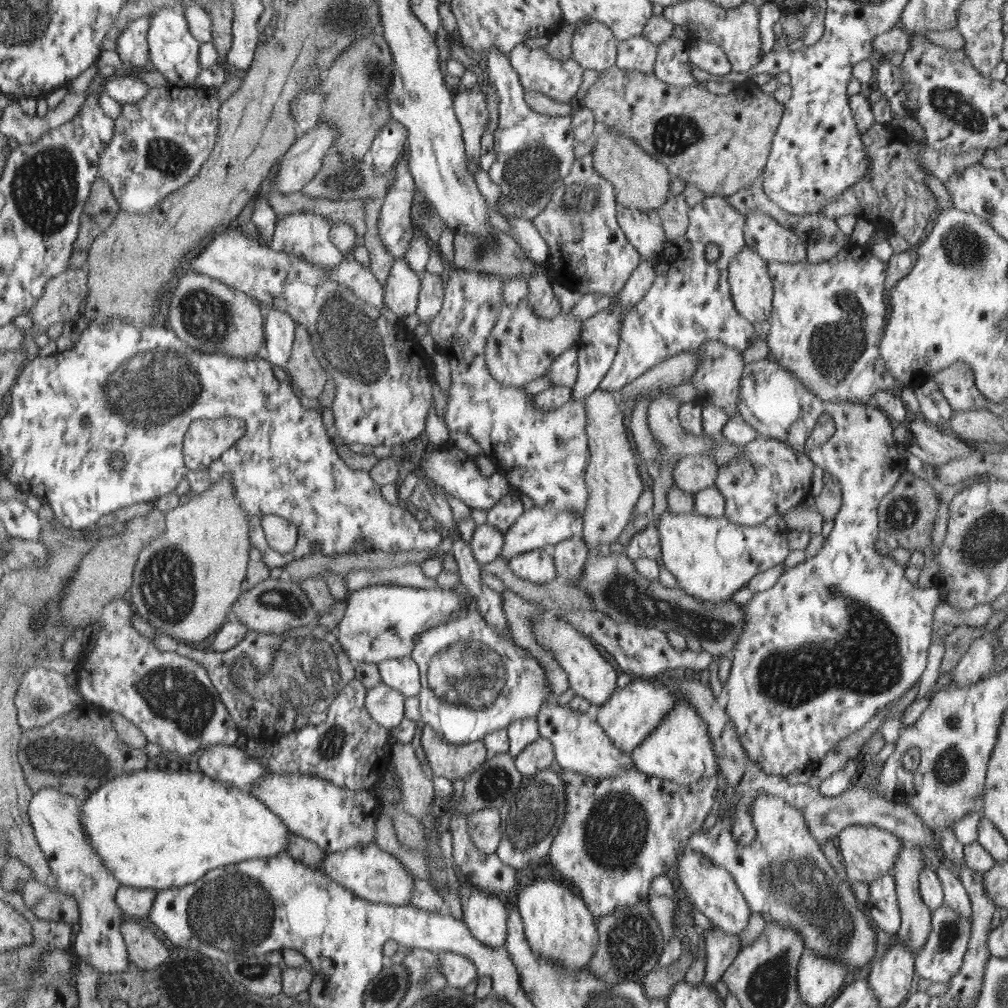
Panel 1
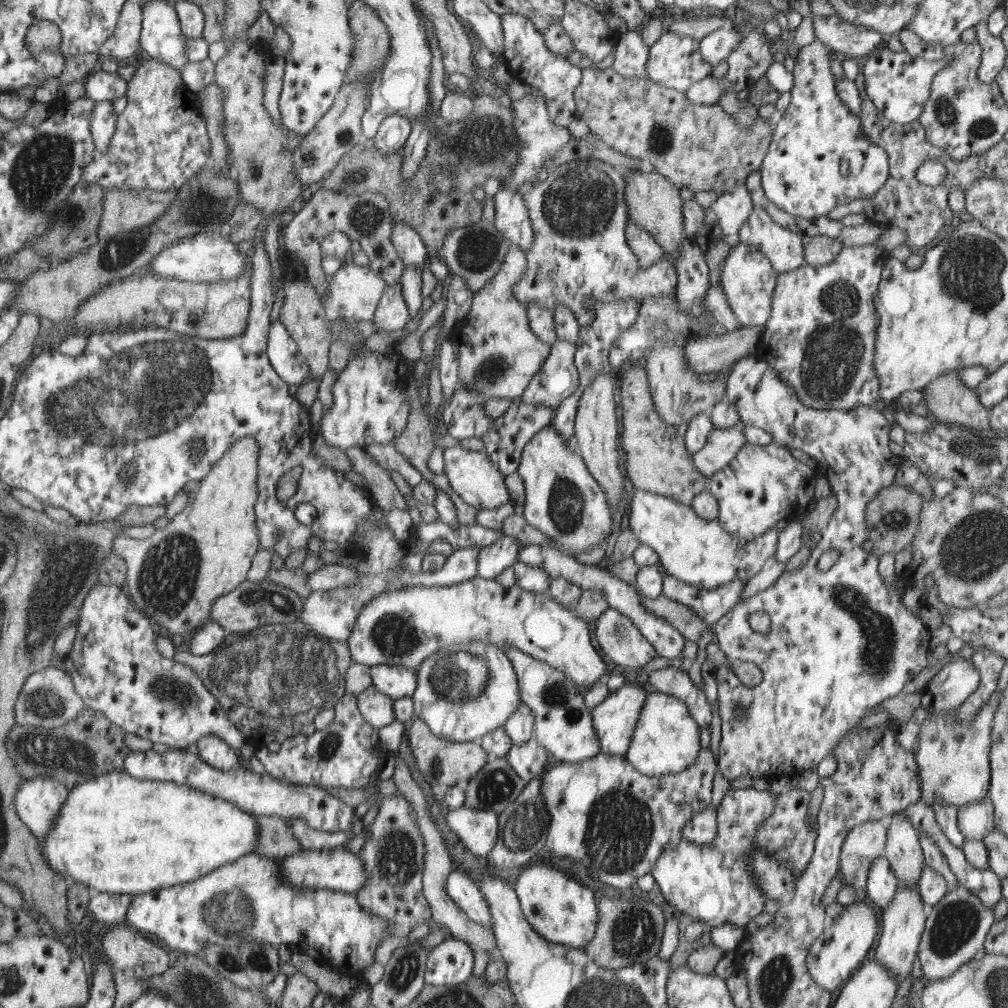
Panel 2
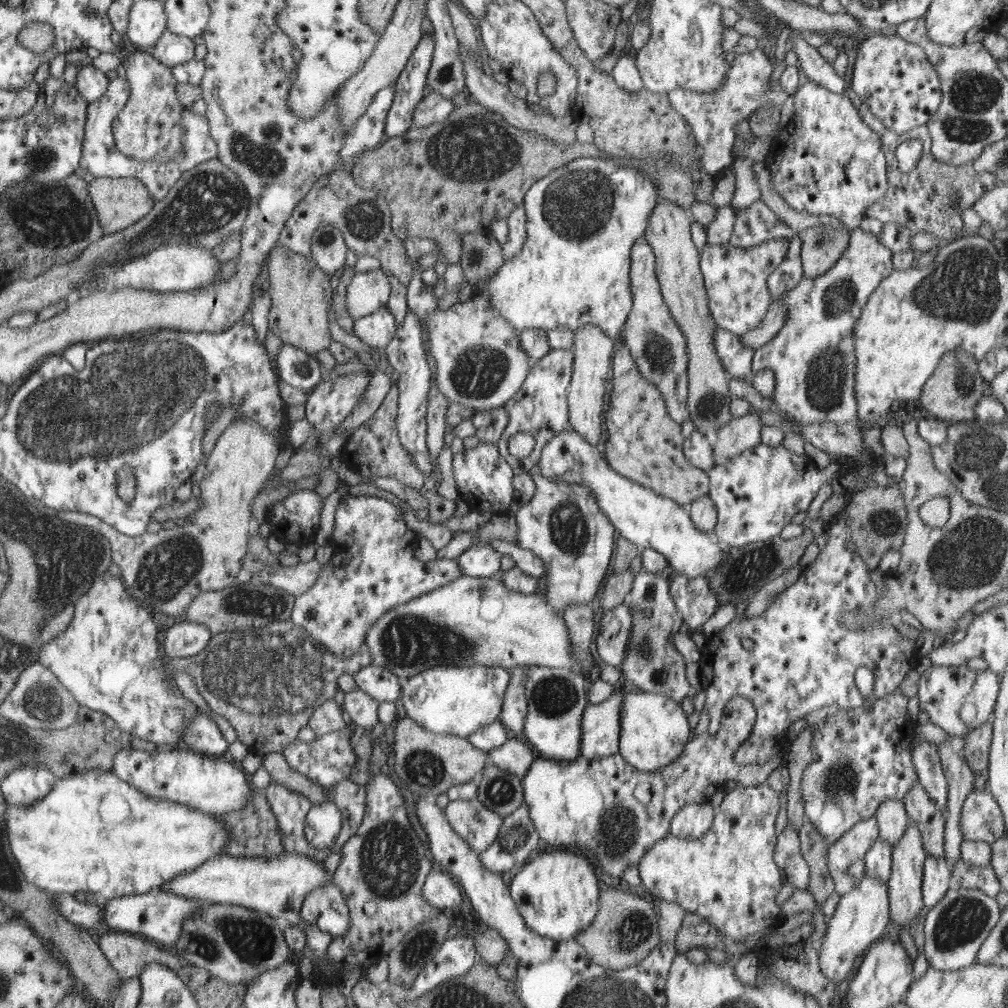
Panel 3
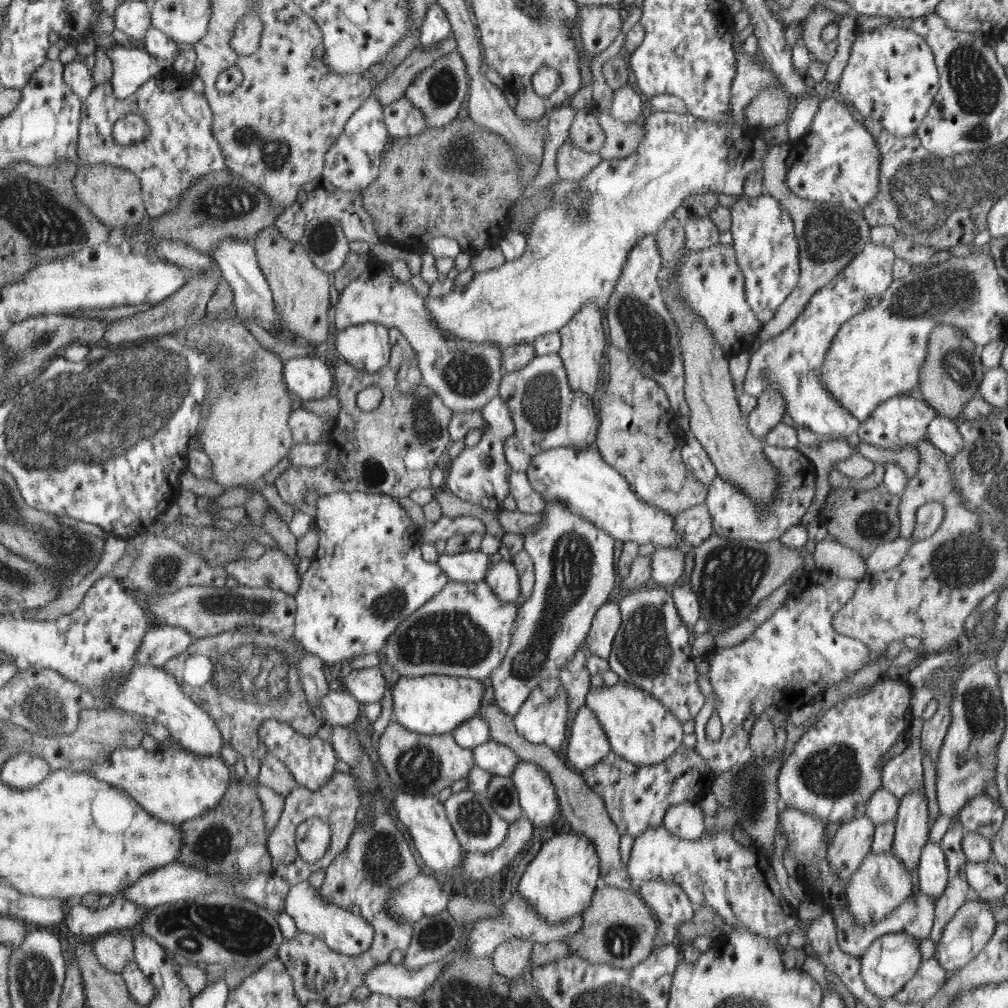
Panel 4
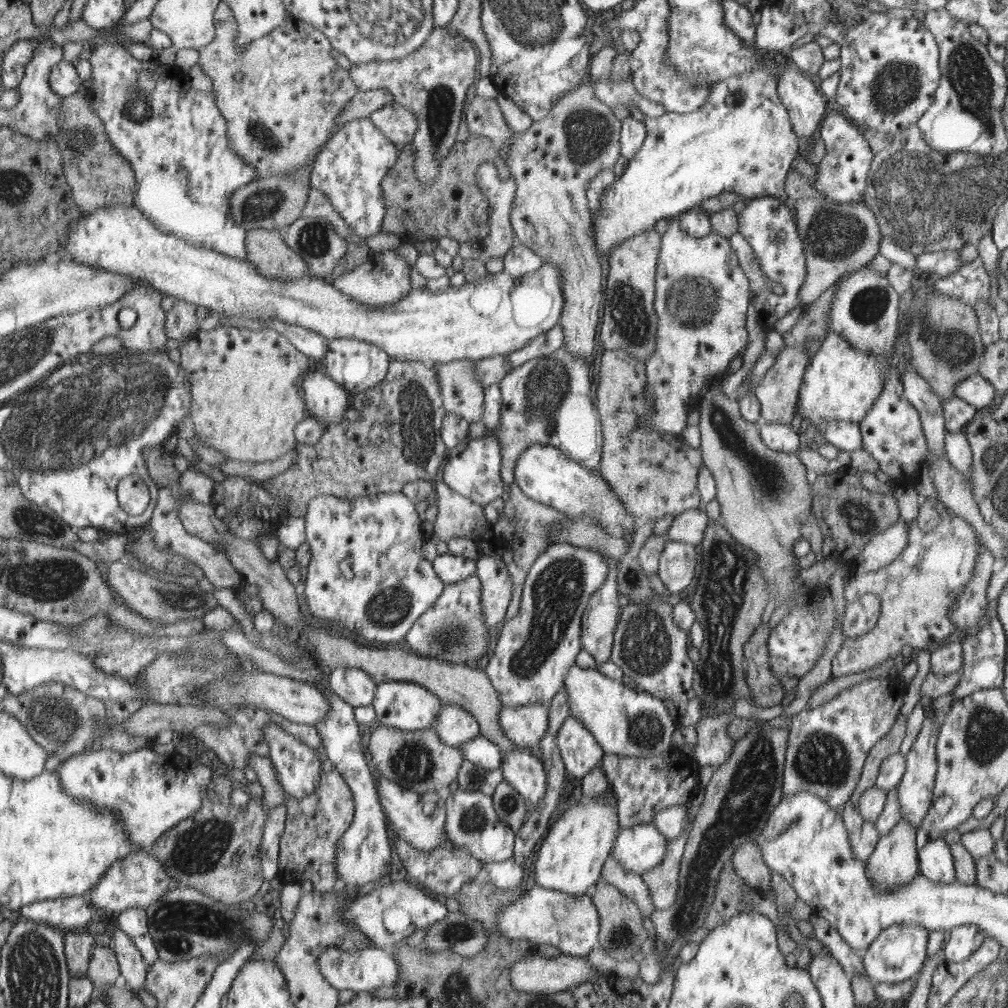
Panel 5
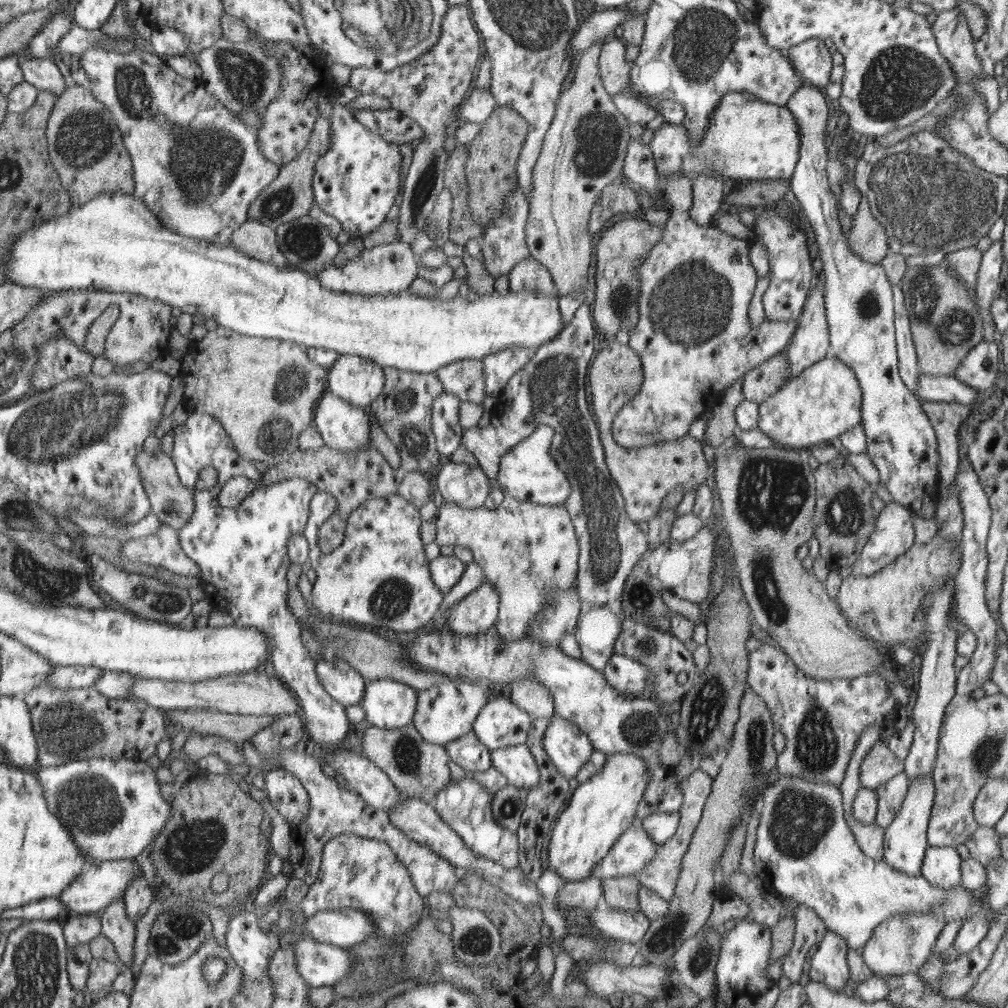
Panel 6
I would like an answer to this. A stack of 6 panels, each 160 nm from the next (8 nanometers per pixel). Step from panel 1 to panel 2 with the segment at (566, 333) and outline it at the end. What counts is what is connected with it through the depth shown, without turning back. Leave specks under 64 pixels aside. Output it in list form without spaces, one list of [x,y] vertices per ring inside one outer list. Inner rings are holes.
[[[509,244],[500,270],[489,284],[474,292],[463,327],[455,327],[452,339],[458,355],[459,382],[485,398],[517,398],[526,390],[531,377],[542,368],[551,346],[533,333],[527,319],[526,305],[513,296],[512,285],[519,281],[527,264],[525,252]]]

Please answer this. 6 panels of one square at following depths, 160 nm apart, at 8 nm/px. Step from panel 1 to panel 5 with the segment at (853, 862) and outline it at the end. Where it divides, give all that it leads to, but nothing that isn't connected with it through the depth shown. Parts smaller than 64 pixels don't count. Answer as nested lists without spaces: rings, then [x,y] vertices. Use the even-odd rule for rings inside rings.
[[[848,802],[842,808],[843,822],[848,831],[849,839],[854,851],[854,856],[861,861],[866,861],[874,852],[880,834],[874,823],[866,821],[859,813],[859,809]]]

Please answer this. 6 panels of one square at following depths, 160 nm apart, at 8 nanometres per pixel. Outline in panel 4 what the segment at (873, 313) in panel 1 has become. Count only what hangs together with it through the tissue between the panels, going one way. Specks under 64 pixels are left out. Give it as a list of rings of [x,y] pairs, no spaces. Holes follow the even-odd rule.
[[[866,243],[860,254],[856,254],[853,259],[842,269],[834,278],[830,279],[822,289],[818,289],[812,295],[812,298],[806,303],[804,310],[798,315],[798,318],[779,335],[770,337],[766,340],[756,352],[750,354],[750,363],[748,372],[743,380],[743,392],[750,396],[760,396],[766,389],[776,389],[787,402],[787,416],[792,418],[794,424],[806,426],[812,432],[830,438],[847,438],[859,429],[859,420],[854,418],[844,406],[842,406],[821,384],[821,366],[823,358],[830,350],[834,337],[838,329],[850,320],[855,314],[858,314],[892,284],[893,264],[895,263],[895,252],[890,247]]]

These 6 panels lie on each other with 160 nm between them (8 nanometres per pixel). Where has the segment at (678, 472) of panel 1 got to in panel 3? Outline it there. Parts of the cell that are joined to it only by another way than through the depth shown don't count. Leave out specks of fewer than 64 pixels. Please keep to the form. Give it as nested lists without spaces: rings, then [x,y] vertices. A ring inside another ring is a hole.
[[[748,413],[725,423],[712,443],[715,455],[734,458],[760,443],[762,427],[760,419],[758,414]]]

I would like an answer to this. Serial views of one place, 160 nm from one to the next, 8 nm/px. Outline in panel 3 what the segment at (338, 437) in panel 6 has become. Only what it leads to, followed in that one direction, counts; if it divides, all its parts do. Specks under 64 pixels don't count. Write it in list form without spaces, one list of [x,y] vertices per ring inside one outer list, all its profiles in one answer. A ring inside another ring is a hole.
[[[283,344],[276,359],[281,379],[291,387],[301,389],[309,394],[320,382],[321,364],[316,356],[310,355],[292,344]]]

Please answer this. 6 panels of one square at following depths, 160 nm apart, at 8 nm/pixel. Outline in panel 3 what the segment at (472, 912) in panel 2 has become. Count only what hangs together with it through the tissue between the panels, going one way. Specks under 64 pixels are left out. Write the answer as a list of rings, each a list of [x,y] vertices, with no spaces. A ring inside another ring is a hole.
[[[436,869],[429,874],[424,884],[425,901],[433,904],[436,908],[453,908],[461,912],[460,905],[464,898],[458,889],[458,883],[454,883],[452,875]]]

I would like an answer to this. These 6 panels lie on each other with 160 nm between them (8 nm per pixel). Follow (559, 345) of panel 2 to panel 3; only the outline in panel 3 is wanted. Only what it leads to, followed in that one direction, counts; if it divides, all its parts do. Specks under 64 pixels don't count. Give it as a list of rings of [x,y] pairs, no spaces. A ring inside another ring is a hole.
[[[552,349],[546,356],[535,362],[518,392],[504,405],[509,421],[496,445],[499,447],[501,457],[513,468],[515,475],[530,472],[534,466],[537,466],[544,446],[563,430],[572,429],[569,421],[567,390],[572,376],[573,360],[573,350]],[[521,432],[530,434],[536,440],[532,454],[528,458],[522,458],[522,460],[508,454],[508,446],[506,446],[506,440],[510,436]]]

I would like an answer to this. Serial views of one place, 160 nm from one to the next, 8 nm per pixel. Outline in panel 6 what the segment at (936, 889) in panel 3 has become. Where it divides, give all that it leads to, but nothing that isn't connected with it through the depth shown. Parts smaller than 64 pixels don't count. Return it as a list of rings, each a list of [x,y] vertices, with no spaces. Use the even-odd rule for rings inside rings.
[[[928,847],[925,852],[922,876],[941,888],[953,888],[961,884],[961,862],[958,851],[951,847]]]

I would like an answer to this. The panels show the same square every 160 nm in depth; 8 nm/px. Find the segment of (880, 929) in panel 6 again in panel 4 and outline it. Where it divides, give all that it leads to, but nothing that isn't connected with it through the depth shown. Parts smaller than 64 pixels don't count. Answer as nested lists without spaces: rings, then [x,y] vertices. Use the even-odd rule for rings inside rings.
[[[888,933],[877,938],[860,957],[861,977],[876,998],[892,997],[908,982],[922,962],[919,942],[906,933]]]

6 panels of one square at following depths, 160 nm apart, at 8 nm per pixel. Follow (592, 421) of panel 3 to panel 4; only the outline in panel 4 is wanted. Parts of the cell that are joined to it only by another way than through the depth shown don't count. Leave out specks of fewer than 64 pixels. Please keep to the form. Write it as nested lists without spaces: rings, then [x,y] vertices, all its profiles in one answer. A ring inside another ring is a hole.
[[[587,302],[559,331],[561,348],[558,354],[565,366],[571,390],[584,394],[590,400],[598,386],[598,376],[600,376],[600,366],[602,366],[600,360],[604,358],[604,350],[606,350],[606,334],[602,327],[602,317],[598,305]]]

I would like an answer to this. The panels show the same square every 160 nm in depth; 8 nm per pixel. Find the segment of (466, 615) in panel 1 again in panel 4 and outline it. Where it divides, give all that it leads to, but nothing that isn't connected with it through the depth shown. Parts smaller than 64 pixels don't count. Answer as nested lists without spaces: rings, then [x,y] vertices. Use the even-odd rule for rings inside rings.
[[[425,675],[392,681],[393,721],[424,735],[452,733],[458,725],[477,716],[481,702],[490,694],[488,681],[469,677]]]

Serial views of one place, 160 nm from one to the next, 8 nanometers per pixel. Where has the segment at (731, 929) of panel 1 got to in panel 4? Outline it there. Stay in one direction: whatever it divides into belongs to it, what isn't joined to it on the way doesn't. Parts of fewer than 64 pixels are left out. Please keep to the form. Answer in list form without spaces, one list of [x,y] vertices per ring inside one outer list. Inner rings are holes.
[[[664,826],[649,828],[645,833],[634,837],[630,851],[627,871],[632,881],[639,885],[648,881],[672,881],[678,883],[687,897],[694,904],[710,906],[724,919],[727,926],[750,929],[766,938],[785,938],[799,921],[788,899],[782,895],[782,889],[776,879],[776,872],[770,859],[765,855],[765,848],[755,837],[751,837],[750,847],[742,847],[734,840],[732,832],[722,829],[713,834],[703,834],[697,839],[688,840],[672,834]]]

